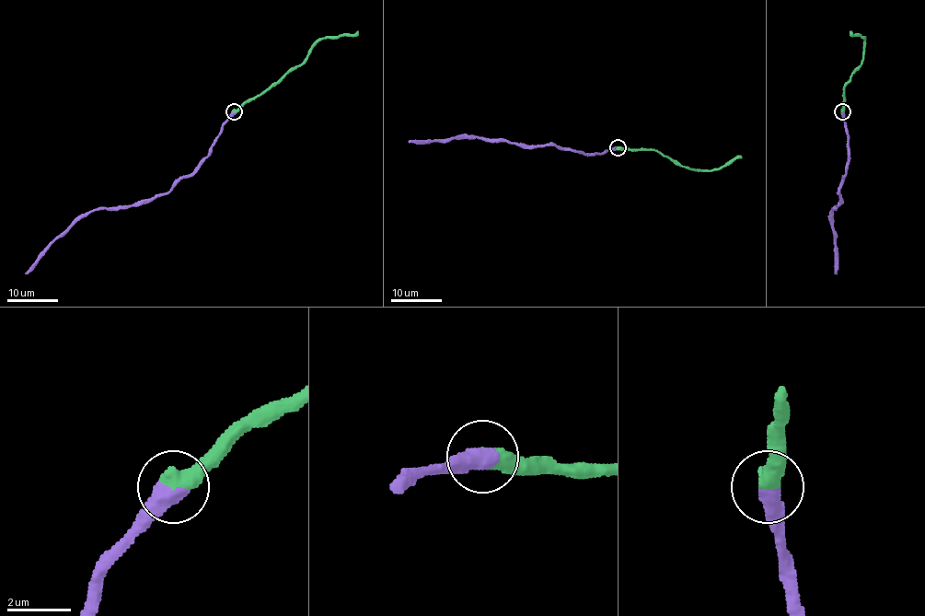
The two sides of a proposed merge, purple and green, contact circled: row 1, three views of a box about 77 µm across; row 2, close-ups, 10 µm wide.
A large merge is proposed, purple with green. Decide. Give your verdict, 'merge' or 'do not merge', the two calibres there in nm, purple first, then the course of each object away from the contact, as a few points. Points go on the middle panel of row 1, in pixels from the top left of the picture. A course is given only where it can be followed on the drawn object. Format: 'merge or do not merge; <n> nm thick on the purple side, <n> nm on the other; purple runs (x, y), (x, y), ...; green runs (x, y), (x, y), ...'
do not merge; 600 nm thick on the purple side, 600 nm on the other; purple runs (618, 148), (578, 153), (552, 145), (519, 145), (465, 137), (412, 140), (410, 143); green runs (618, 148), (659, 150), (687, 168), (702, 169), (719, 169), (741, 156)

